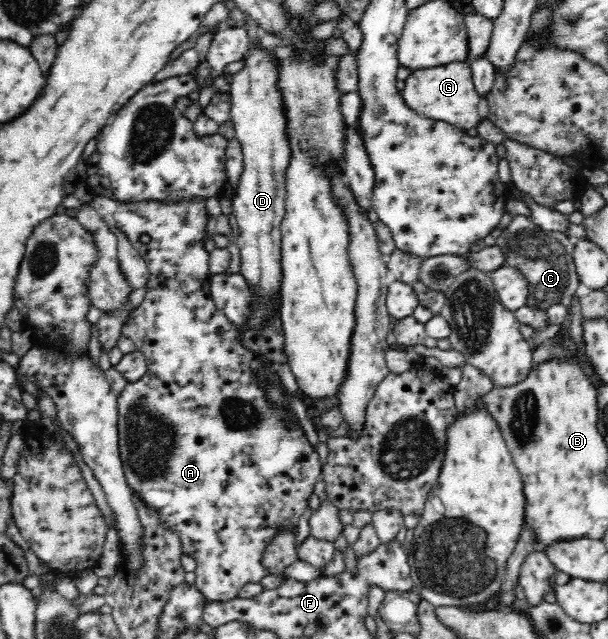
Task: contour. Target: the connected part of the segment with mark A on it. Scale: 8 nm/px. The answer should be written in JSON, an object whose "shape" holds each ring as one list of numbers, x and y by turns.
{"shape":[[95,195,90,201,90,205,99,212,107,224,111,227,117,227,119,231,125,233,133,247,145,260,148,269,143,302,129,313,120,333,121,336,127,337,135,343,135,347,145,354,147,361,147,373,135,383,128,383,123,392,118,395,118,448,126,472,126,480,134,492,134,496,143,502,143,506,158,515,159,525,164,530,174,531,179,536,182,555,189,555,197,561,194,581,197,591,206,601,220,602,237,598,242,587,247,583,258,583,268,575,261,563,263,548,276,532,276,528,291,526,297,530,299,517,309,505,308,500,313,494,314,485,321,479,322,463,319,461,315,446,309,443,305,434,297,430,285,430,278,411,273,411,265,402,263,390,257,386,255,375,252,372,253,352,243,344,239,326,231,322,221,310,216,308,210,290,210,279,214,273,210,270,210,255,205,249,209,216,207,201,205,196,191,196,186,200,177,201,167,200,167,198,117,201]]}

